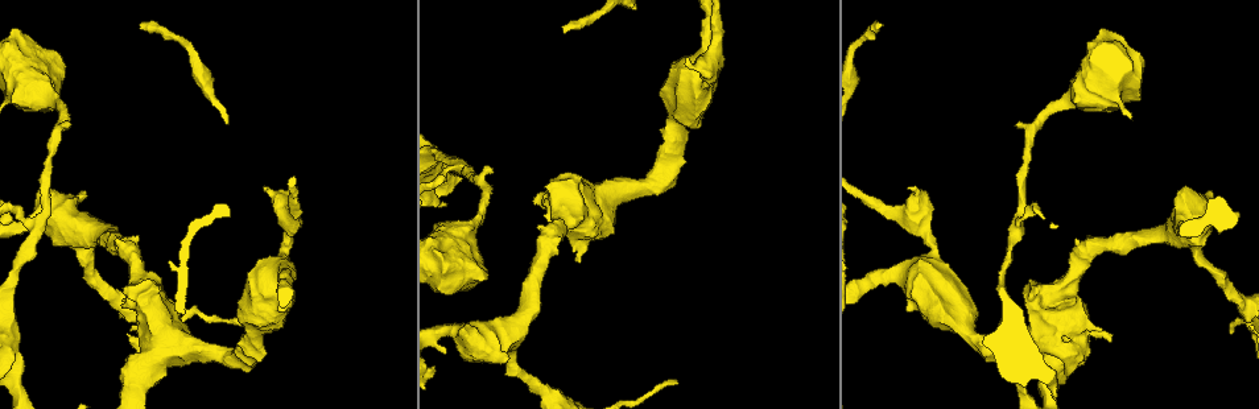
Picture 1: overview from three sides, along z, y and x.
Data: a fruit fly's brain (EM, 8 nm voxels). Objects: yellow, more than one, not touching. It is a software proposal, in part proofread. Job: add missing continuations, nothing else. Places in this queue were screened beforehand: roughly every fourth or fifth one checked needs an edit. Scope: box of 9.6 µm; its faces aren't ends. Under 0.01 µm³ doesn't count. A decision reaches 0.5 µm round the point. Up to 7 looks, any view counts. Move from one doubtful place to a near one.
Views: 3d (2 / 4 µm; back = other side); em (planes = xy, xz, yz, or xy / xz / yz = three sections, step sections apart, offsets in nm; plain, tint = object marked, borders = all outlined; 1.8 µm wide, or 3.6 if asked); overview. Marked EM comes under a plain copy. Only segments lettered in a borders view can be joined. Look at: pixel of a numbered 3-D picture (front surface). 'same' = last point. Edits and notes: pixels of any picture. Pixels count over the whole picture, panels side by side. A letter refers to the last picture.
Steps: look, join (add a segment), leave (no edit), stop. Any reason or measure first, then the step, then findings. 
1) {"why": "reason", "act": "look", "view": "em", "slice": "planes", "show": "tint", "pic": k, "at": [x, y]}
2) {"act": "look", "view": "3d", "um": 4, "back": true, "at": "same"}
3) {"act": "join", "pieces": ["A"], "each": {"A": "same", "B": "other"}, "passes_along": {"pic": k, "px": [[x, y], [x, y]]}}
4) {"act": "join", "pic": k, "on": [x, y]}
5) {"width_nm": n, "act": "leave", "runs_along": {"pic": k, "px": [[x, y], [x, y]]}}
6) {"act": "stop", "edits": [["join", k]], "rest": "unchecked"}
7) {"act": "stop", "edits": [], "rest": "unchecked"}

{"why": "branch stops here", "act": "look", "view": "em", "slice": "xy", "step": 16, "show": "tint", "pic": 1, "at": [881, 26]}

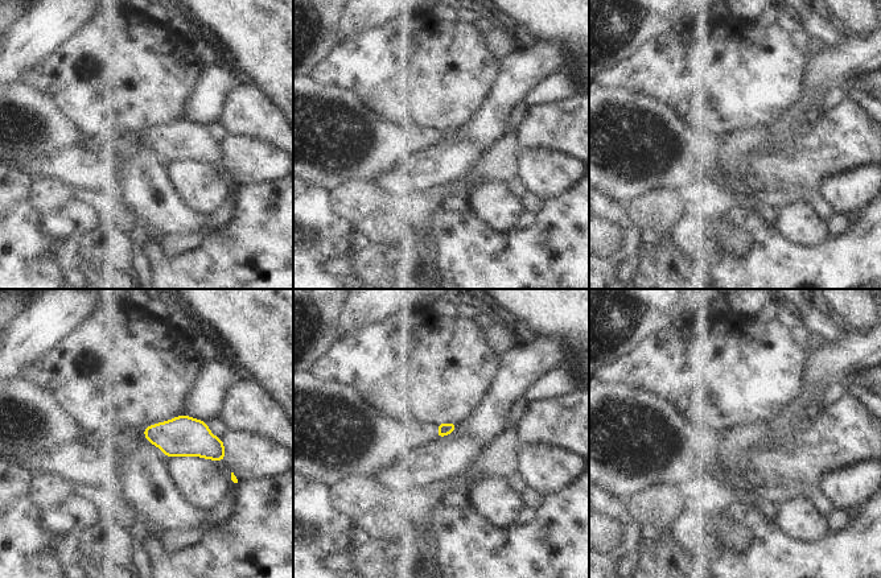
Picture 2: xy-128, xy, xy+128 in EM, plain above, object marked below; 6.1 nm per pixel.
{"why": "cut it another way", "act": "look", "view": "em", "slice": "planes", "show": "borders", "at": "same"}

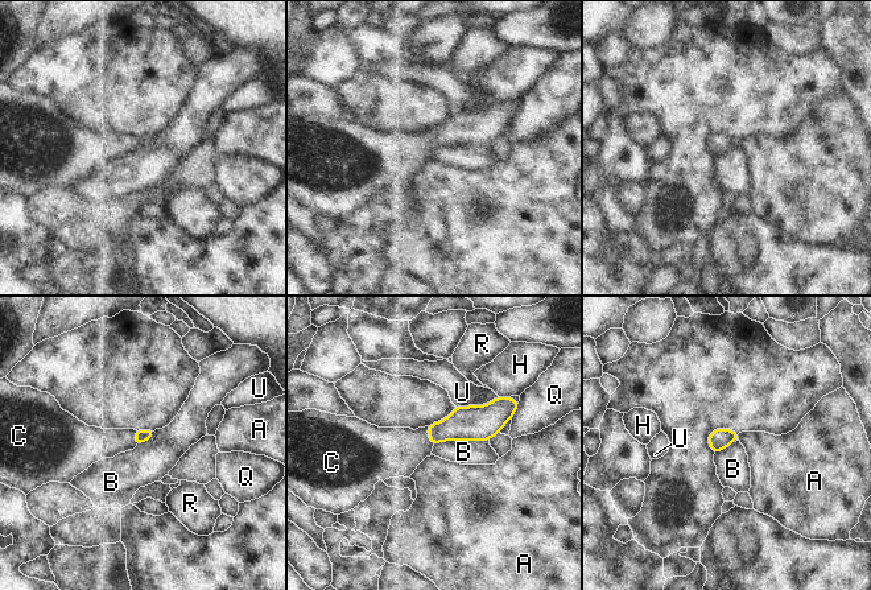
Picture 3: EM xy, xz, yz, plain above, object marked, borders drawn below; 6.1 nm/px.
{"act": "join", "pieces": ["C"], "each": {"A": "other", "B": "other", "C": "same", "H": "other", "Q": "other", "R": "other", "U": "other"}, "found": "it goes on there"}

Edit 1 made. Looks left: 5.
{"why": "see it whole again", "act": "look", "view": "overview"}

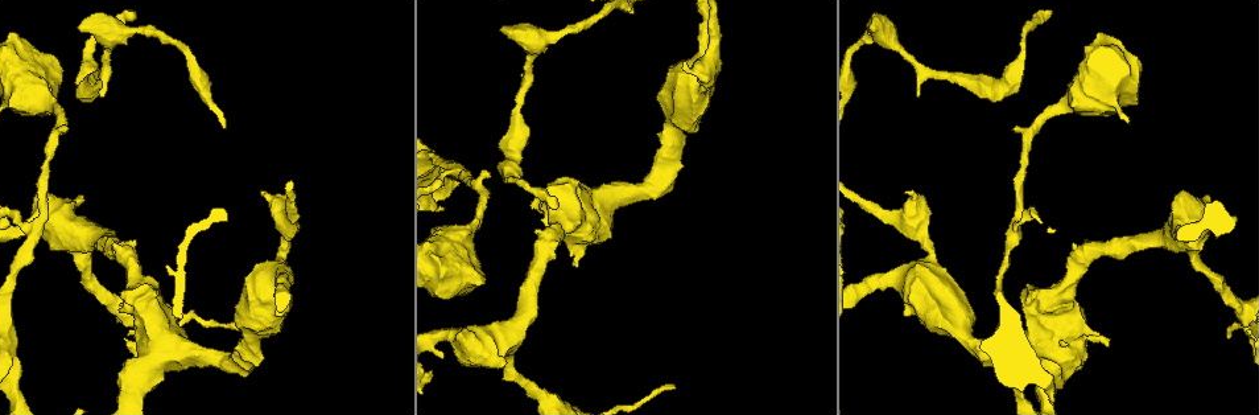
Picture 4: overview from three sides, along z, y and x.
{"why": "stops while still wide", "act": "look", "view": "em", "um": 3.6, "slice": "planes", "show": "tint", "pic": 4, "at": [483, 283]}

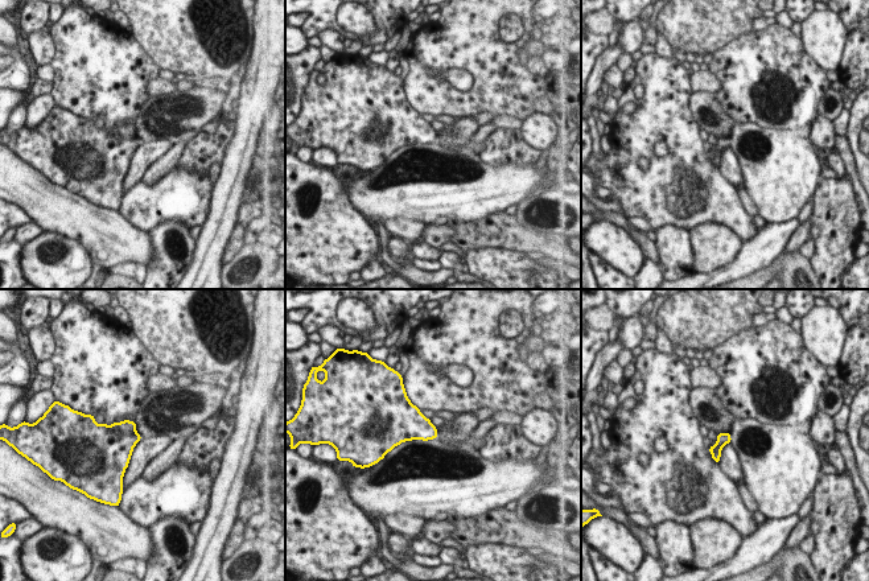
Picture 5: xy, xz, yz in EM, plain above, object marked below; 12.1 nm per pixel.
{"act": "look", "view": "em", "um": 3.6, "slice": "planes", "show": "borders", "at": "same"}

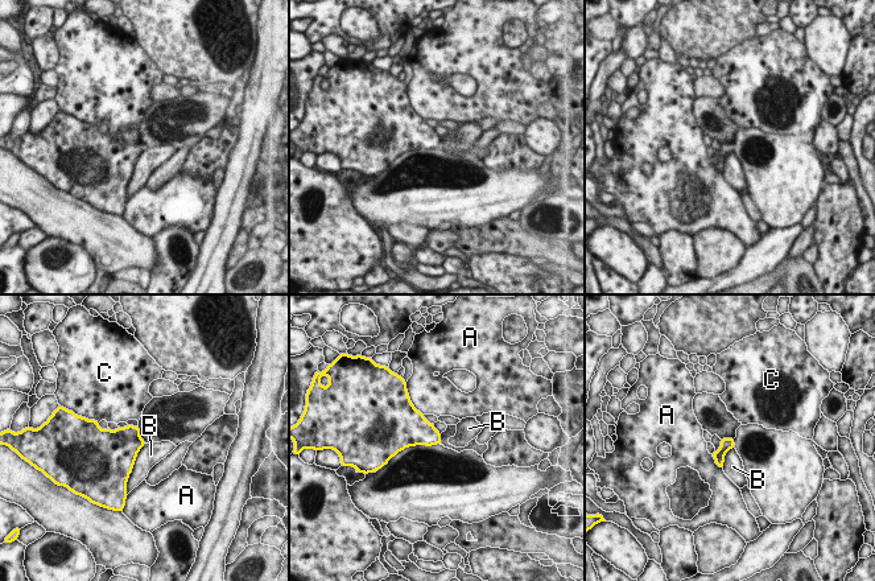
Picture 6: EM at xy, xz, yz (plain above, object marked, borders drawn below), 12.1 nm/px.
{"act": "leave", "each": {"A": "other", "B": "other", "C": "other"}, "found": "no lettered segment goes on from it"}

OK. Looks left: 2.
{"act": "stop", "edits": [["join", 3]], "rest": "unchecked"}

